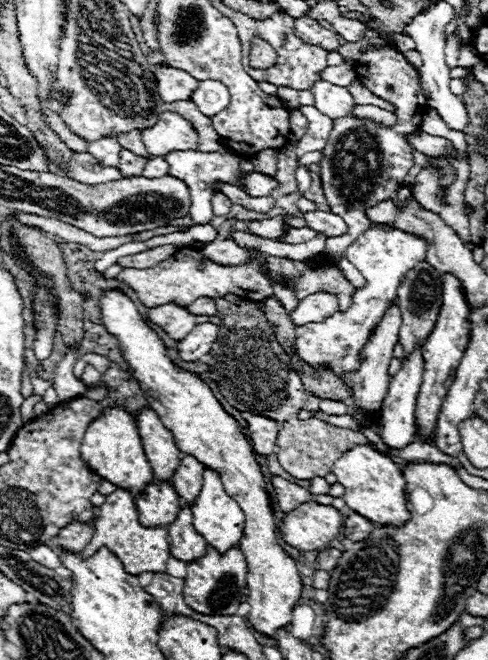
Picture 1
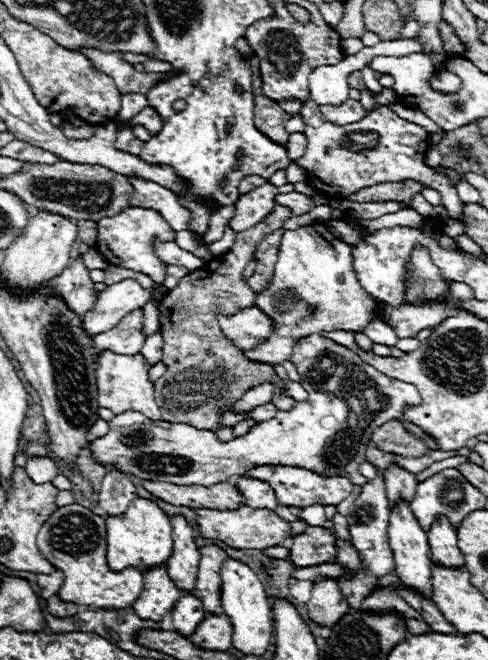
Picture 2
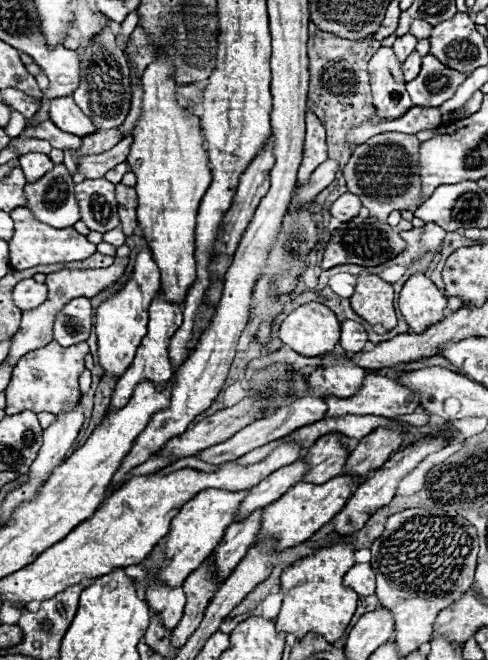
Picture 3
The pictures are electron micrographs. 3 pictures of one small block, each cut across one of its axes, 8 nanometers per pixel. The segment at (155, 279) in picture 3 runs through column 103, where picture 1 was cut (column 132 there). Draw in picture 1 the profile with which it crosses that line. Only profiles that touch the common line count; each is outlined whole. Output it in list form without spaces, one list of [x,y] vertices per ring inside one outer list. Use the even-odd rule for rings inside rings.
[[[108,292],[102,298],[104,324],[110,334],[114,334],[122,344],[122,354],[134,376],[138,378],[140,388],[146,394],[146,400],[162,416],[162,424],[170,428],[176,446],[194,456],[206,468],[218,472],[226,494],[238,502],[246,514],[246,530],[240,542],[240,552],[248,562],[248,598],[250,612],[246,620],[260,634],[274,638],[278,628],[288,628],[292,624],[292,610],[302,598],[302,578],[296,568],[296,562],[282,550],[276,540],[276,522],[270,510],[266,482],[260,472],[260,464],[254,458],[248,438],[242,434],[238,422],[224,412],[220,402],[214,398],[212,390],[196,374],[184,372],[172,366],[172,360],[166,354],[164,344],[158,336],[146,326],[136,306],[128,296]]]

